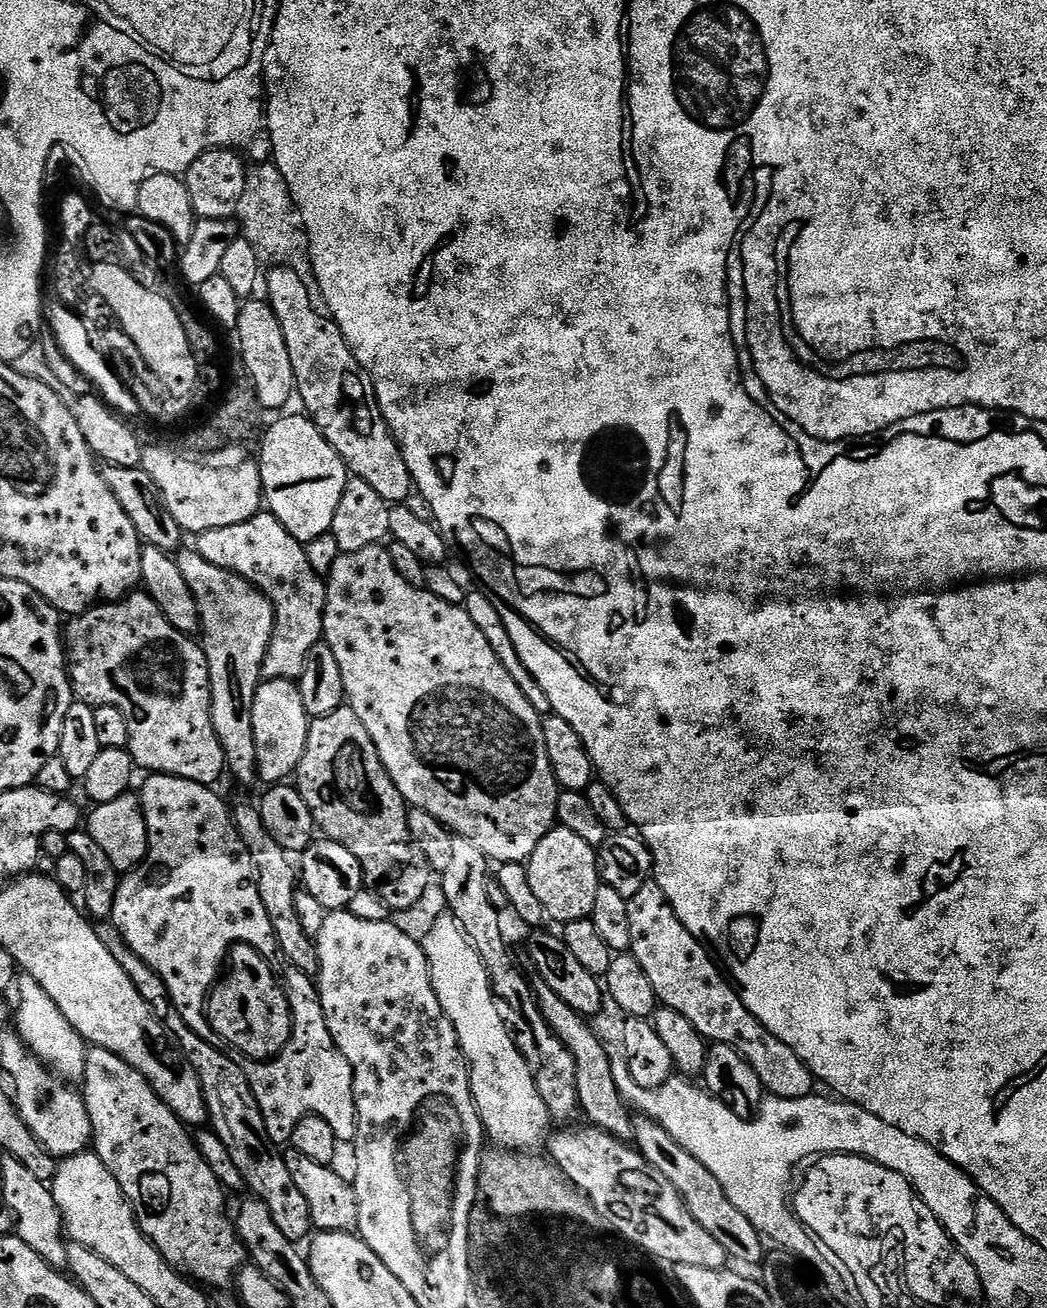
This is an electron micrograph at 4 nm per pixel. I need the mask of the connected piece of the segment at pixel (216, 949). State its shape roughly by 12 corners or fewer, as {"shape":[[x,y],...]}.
{"shape":[[152,774],[110,920],[216,1044],[220,956],[280,956],[233,813]]}

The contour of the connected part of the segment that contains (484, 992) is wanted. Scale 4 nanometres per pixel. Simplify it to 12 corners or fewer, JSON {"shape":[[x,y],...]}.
{"shape":[[455,916],[422,936],[487,1139],[536,1150],[536,1073]]}

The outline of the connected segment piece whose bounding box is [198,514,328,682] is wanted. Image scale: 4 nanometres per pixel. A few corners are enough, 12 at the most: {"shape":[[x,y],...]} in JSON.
{"shape":[[271,514],[203,533],[206,562],[276,608],[260,671],[299,681],[324,634],[325,581]]}

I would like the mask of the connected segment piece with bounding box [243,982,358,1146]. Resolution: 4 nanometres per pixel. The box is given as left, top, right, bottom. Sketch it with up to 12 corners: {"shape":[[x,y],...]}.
{"shape":[[317,985],[289,991],[292,1036],[243,1065],[277,1146],[302,1118],[341,1145],[358,1126],[352,1067]]}

